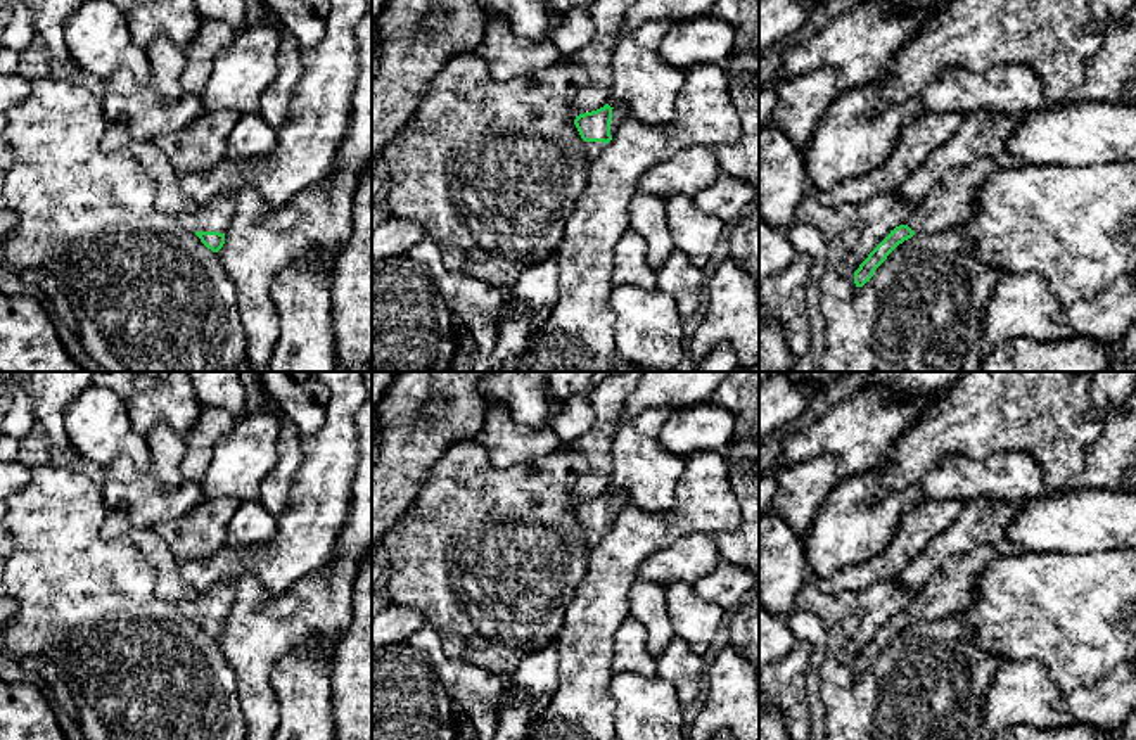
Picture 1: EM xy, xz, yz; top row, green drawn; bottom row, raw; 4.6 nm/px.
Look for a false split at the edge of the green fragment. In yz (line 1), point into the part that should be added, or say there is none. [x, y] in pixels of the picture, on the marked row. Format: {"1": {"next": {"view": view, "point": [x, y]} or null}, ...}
{"1": {"next": {"view": "yz", "point": [951, 201]}}}

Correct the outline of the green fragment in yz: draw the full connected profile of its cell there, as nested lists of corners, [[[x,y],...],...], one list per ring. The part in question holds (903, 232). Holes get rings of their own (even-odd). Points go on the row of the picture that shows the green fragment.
[[[999,150],[987,154],[970,166],[951,169],[915,206],[906,225],[899,225],[868,254],[854,271],[856,287],[863,287],[887,256],[915,233],[935,233],[949,226],[967,223],[975,213],[975,202],[982,185],[1001,169],[1013,169],[1024,161]]]

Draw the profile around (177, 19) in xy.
[[[147,0],[124,12],[124,19],[131,41],[145,52],[156,38],[169,38],[185,50],[202,24],[194,0]]]

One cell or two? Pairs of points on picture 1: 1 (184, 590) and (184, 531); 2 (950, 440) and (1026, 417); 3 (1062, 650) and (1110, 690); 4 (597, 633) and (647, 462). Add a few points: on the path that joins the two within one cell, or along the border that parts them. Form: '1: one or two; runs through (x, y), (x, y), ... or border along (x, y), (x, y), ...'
1: two; border along (154, 528), (177, 561)
2: one; runs through (969, 421), (972, 417), (1007, 417)
3: two; border along (1117, 663), (1088, 685), (1059, 687)
4: two; border along (675, 495), (663, 510), (628, 502)

